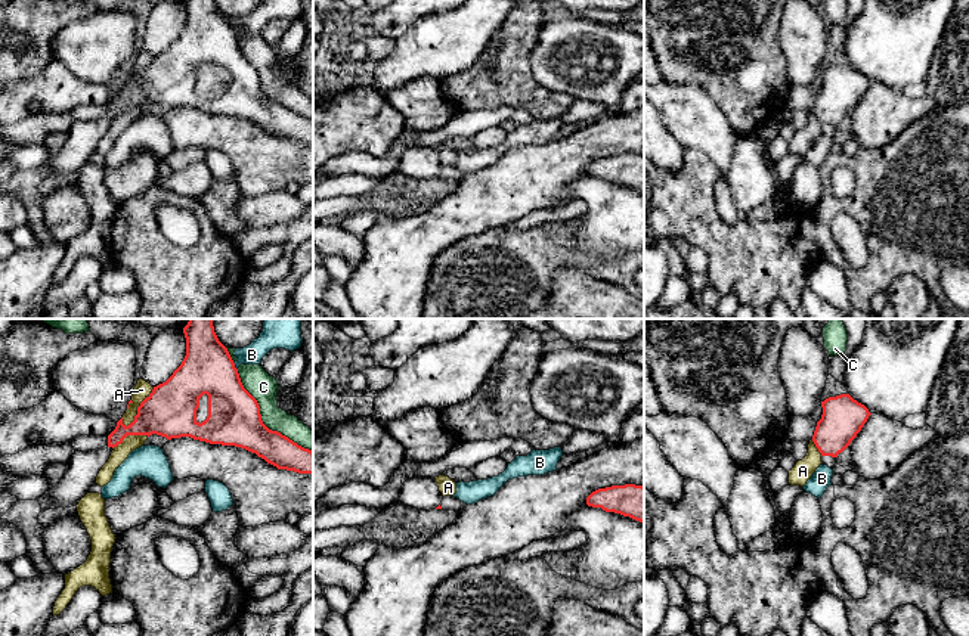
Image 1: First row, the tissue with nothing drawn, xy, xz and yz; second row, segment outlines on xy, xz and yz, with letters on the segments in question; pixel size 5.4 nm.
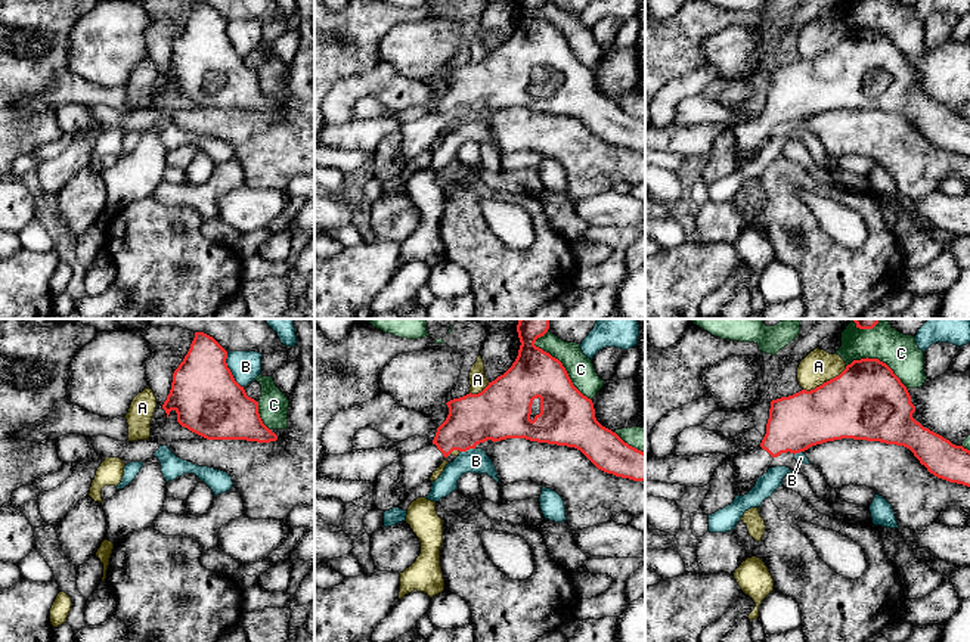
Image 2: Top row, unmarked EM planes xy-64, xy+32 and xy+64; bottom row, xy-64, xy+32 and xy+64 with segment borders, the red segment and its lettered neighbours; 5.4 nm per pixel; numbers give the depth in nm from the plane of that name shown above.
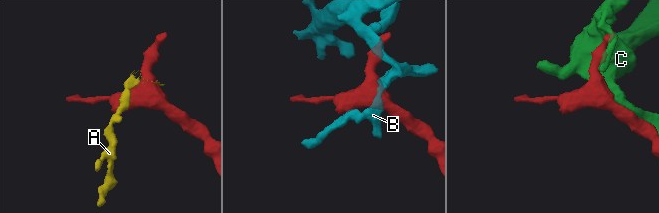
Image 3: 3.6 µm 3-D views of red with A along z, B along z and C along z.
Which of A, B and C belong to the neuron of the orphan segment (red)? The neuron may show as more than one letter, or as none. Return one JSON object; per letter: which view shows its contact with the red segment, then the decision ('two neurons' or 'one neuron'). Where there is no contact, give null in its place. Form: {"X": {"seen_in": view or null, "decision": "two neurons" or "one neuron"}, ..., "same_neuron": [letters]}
{"A": {"seen_in": "xy", "decision": "two neurons"}, "B": {"seen_in": "xy", "decision": "two neurons"}, "C": {"seen_in": "xy", "decision": "two neurons"}, "same_neuron": []}

